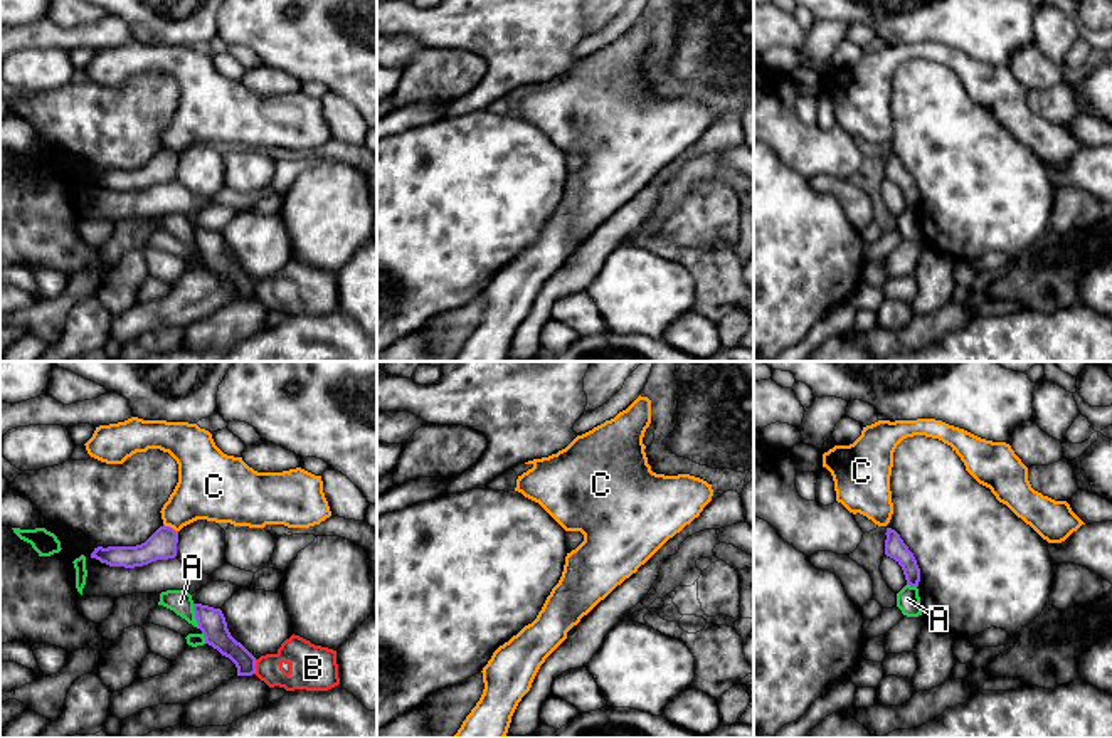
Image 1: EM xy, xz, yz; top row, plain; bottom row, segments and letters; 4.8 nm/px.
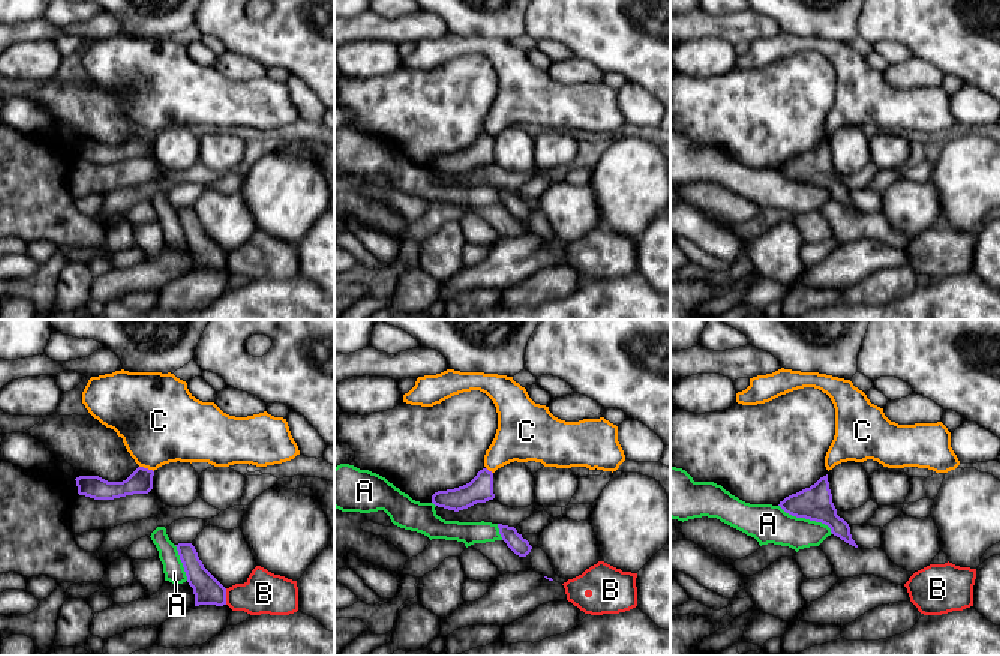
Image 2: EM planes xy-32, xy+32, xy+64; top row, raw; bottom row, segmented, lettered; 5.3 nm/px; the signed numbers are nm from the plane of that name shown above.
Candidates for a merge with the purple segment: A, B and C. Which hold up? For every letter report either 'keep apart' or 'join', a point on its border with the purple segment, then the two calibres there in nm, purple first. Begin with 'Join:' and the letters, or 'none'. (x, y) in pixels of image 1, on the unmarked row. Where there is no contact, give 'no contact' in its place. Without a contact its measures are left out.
Join: none
A: keep apart | xy (195, 239) | 130/110 nm
B: keep apart | xy (254, 289) | 120/180 nm
C: keep apart | xy (169, 150) | 140/280 nm

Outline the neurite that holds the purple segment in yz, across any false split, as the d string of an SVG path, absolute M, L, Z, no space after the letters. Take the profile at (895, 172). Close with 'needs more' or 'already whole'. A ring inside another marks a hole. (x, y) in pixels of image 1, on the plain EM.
M887 151L885 158L885 178L893 182L902 190L907 208L919 210L920 192L913 177L908 173L908 170L903 166L903 163L895 153Z; already whole

